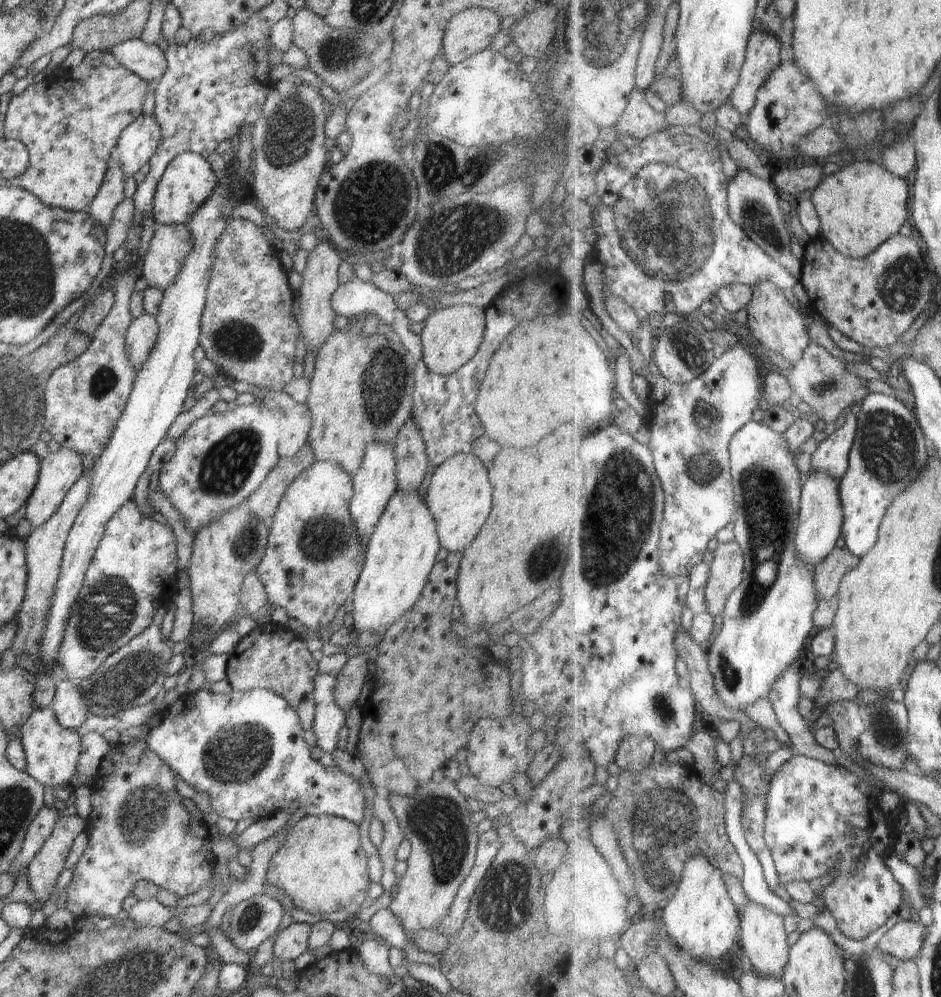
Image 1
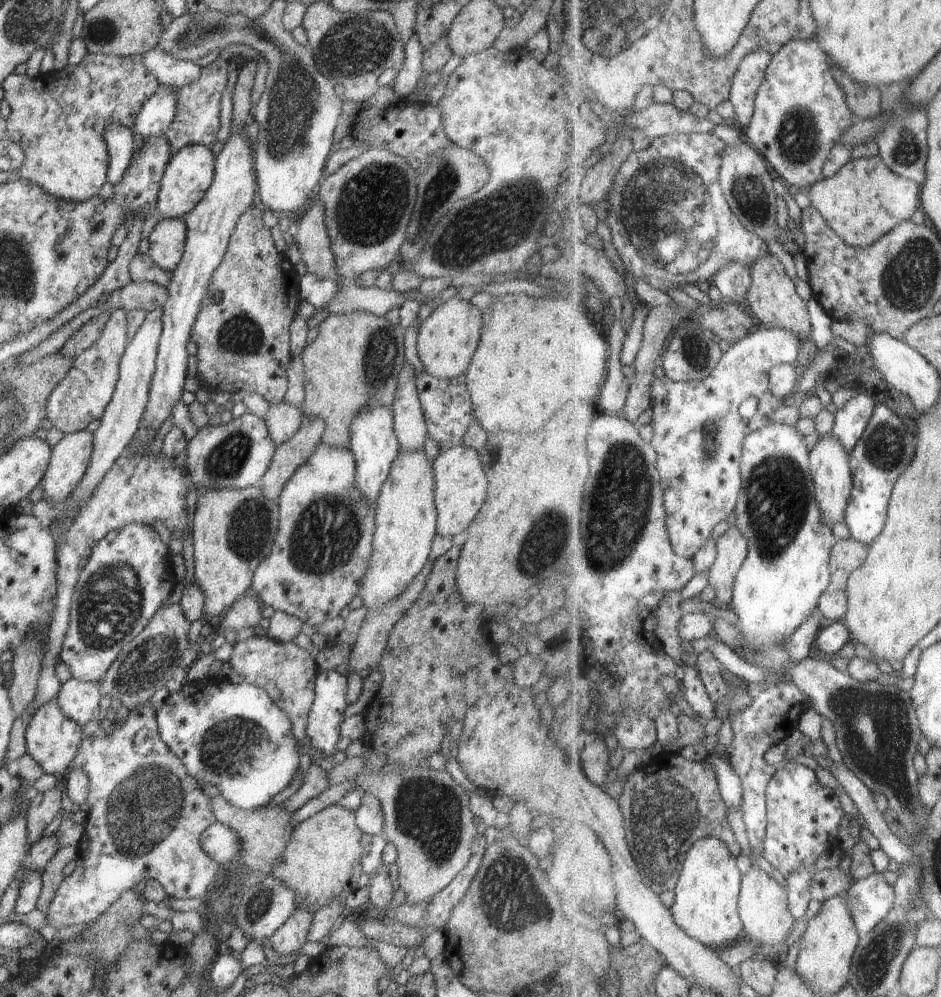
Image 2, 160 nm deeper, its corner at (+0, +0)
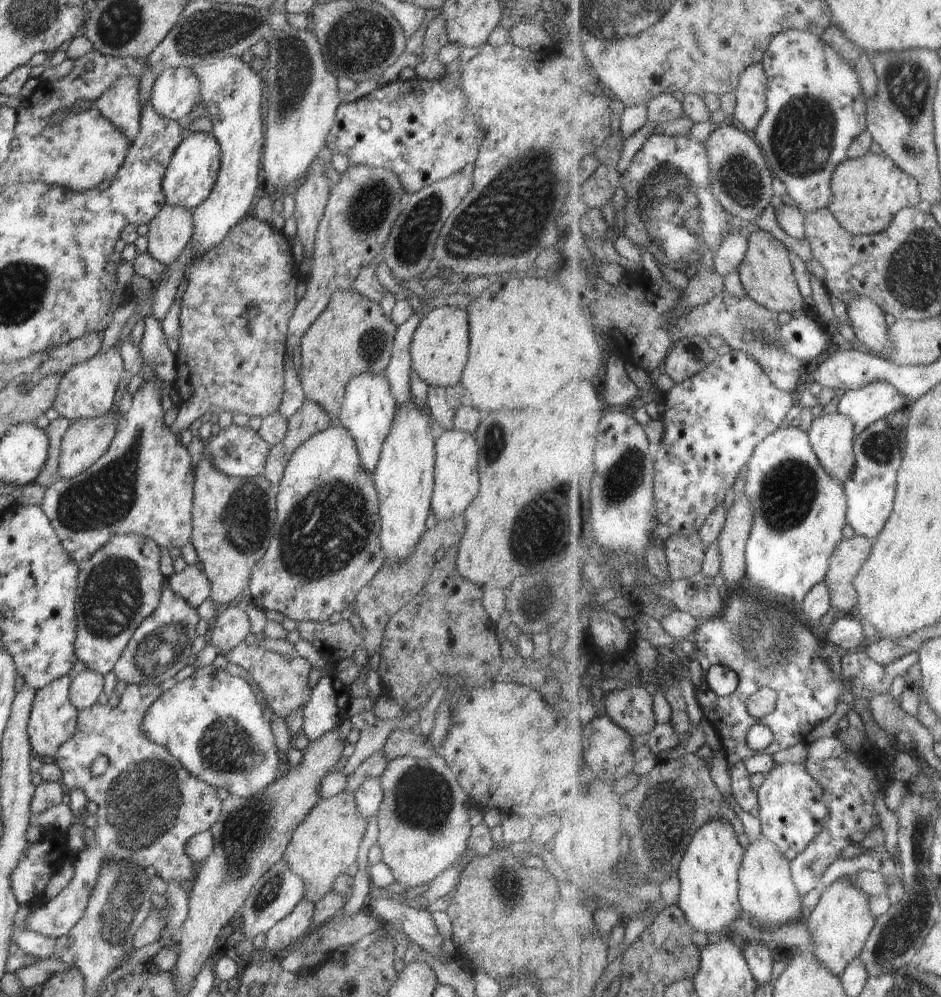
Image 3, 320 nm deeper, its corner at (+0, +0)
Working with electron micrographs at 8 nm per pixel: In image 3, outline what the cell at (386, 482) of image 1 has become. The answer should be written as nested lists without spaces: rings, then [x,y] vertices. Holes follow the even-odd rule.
[[[358,373],[345,384],[344,398],[339,410],[338,424],[344,427],[355,440],[361,464],[373,476],[382,445],[388,436],[397,402],[390,385],[382,373]]]

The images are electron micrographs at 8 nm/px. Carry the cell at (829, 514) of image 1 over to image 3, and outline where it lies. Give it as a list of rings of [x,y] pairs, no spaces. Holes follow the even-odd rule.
[[[843,412],[825,414],[814,419],[808,433],[824,468],[845,484],[856,466],[855,420]]]

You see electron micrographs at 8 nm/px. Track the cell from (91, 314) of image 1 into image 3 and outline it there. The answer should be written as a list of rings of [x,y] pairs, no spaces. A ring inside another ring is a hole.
[[[88,333],[68,344],[54,347],[50,352],[46,352],[38,372],[43,375],[58,374],[62,376],[72,367],[89,361],[100,353],[102,341],[102,333]]]

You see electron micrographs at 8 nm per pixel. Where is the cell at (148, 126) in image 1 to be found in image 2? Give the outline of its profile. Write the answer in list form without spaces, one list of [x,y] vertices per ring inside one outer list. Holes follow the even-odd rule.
[[[159,85],[142,105],[132,132],[137,144],[148,137],[164,135],[177,113],[177,92],[173,87]]]

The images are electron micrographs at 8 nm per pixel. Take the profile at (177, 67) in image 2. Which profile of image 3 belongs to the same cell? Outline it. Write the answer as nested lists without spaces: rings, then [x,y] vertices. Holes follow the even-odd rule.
[[[242,55],[202,58],[190,67],[200,81],[201,102],[206,107],[212,133],[221,148],[221,165],[208,198],[191,210],[195,256],[220,244],[228,231],[252,214],[252,200],[262,180],[260,156],[264,146],[264,81],[266,73],[252,69]]]

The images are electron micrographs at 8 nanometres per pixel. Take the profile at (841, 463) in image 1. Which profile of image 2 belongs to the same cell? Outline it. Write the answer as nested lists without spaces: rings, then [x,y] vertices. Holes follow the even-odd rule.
[[[861,388],[837,413],[837,421],[832,433],[852,452],[863,439],[868,425],[877,409],[876,398],[870,390]]]

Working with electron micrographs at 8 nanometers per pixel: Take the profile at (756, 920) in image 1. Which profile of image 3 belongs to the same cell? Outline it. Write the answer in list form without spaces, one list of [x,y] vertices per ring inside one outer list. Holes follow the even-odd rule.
[[[764,834],[744,850],[740,870],[740,904],[744,915],[752,915],[755,921],[769,928],[790,924],[801,914],[802,895],[793,875],[791,860]]]

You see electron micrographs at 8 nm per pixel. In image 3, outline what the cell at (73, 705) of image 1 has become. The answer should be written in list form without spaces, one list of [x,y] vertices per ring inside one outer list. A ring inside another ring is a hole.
[[[81,671],[74,676],[69,688],[69,699],[78,709],[91,707],[102,694],[103,676],[99,672]]]

